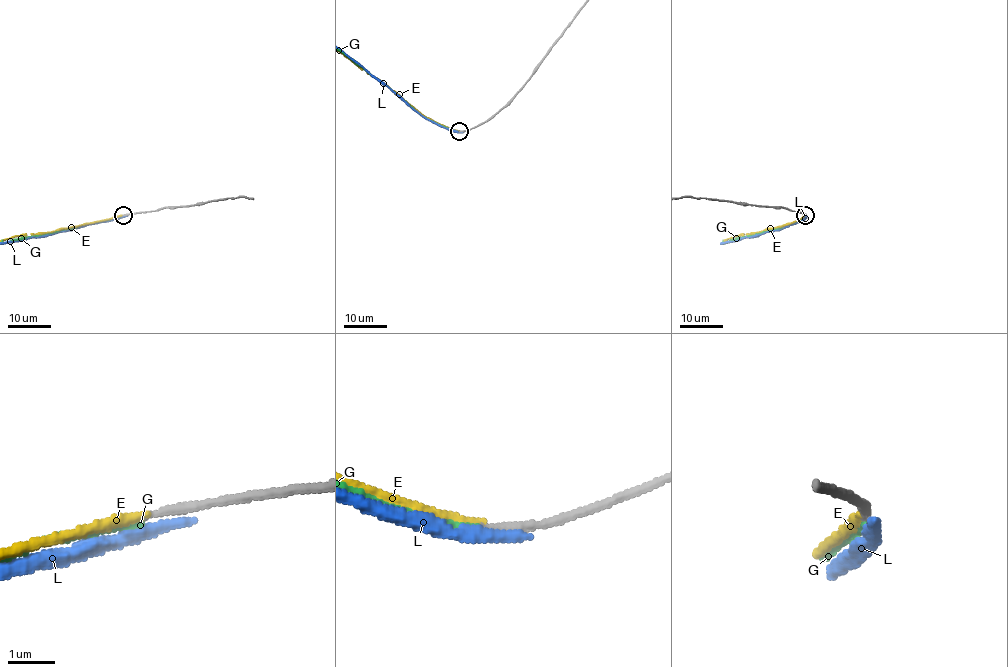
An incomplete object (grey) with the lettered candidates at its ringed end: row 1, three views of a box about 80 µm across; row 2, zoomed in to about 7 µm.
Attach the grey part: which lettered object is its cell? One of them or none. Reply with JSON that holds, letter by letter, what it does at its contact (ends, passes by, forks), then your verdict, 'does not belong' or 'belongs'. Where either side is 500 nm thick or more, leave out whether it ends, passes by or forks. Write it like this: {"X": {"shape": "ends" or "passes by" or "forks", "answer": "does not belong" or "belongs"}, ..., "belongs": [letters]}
{"E": {"shape": "ends", "answer": "belongs"}, "G": {"shape": "ends", "answer": "does not belong"}, "L": {"shape": "ends", "answer": "does not belong"}, "belongs": ["E"]}

